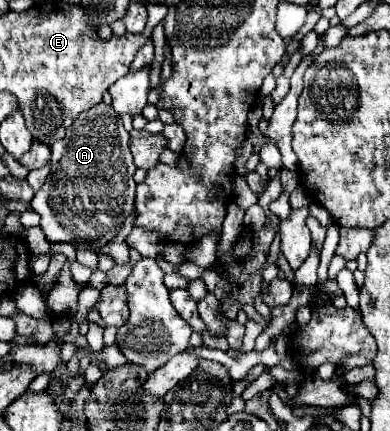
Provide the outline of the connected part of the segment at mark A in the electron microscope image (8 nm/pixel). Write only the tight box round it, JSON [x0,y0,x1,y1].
[31,103,135,249]

